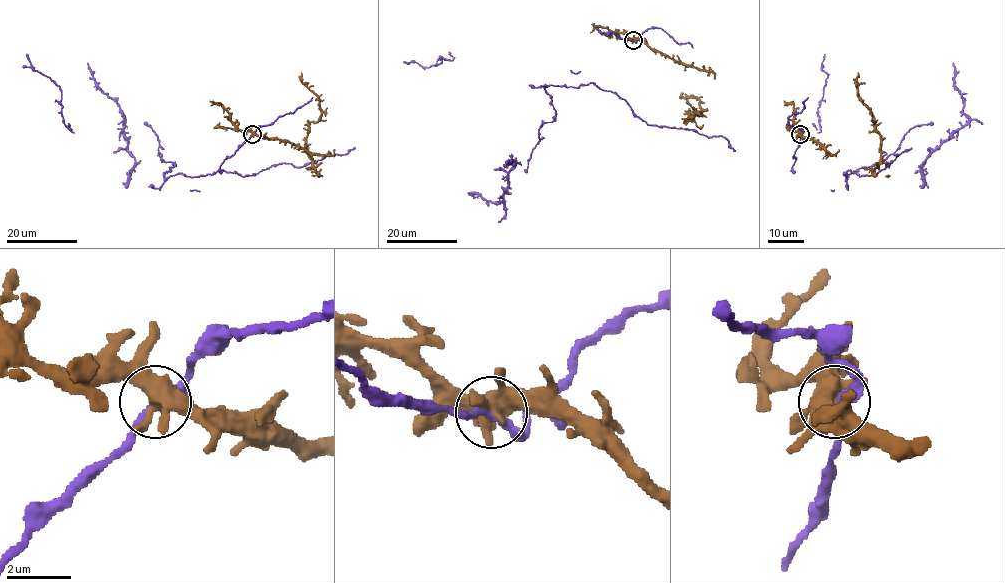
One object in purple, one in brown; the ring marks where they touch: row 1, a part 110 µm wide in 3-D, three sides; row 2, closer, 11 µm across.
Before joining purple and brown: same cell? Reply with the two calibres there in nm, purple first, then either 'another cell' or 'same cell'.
240/460 nm | same cell

